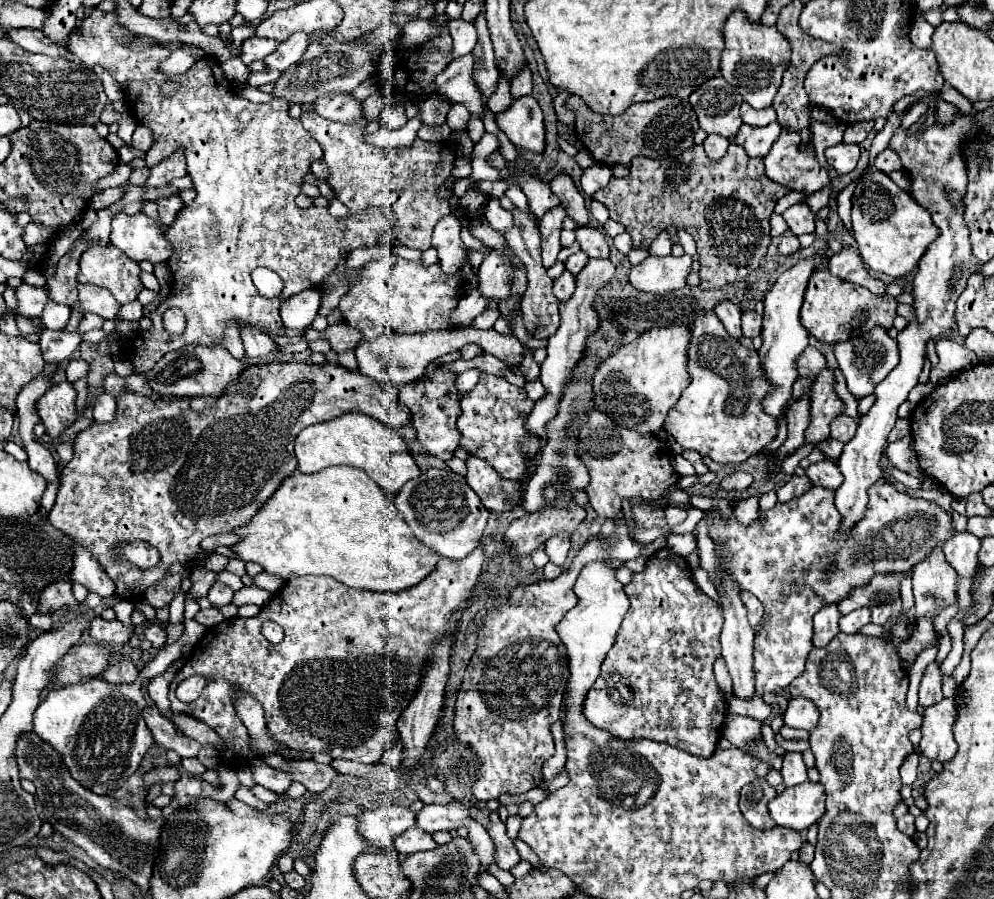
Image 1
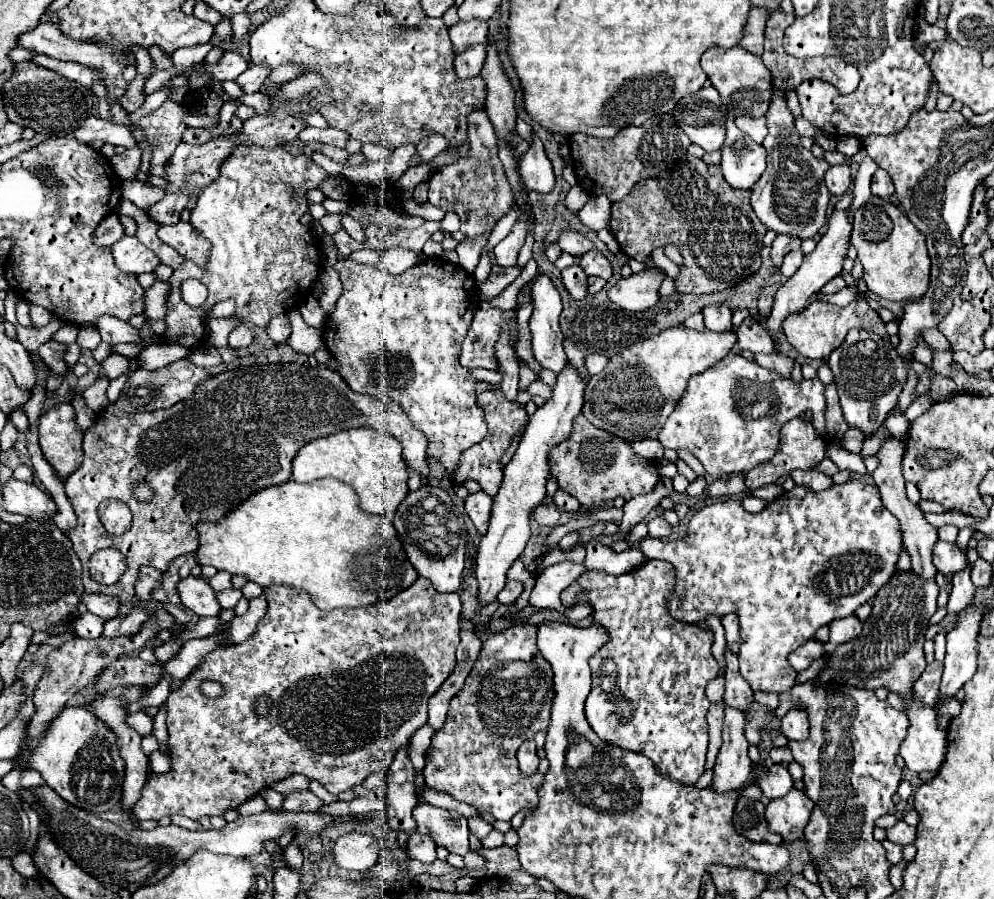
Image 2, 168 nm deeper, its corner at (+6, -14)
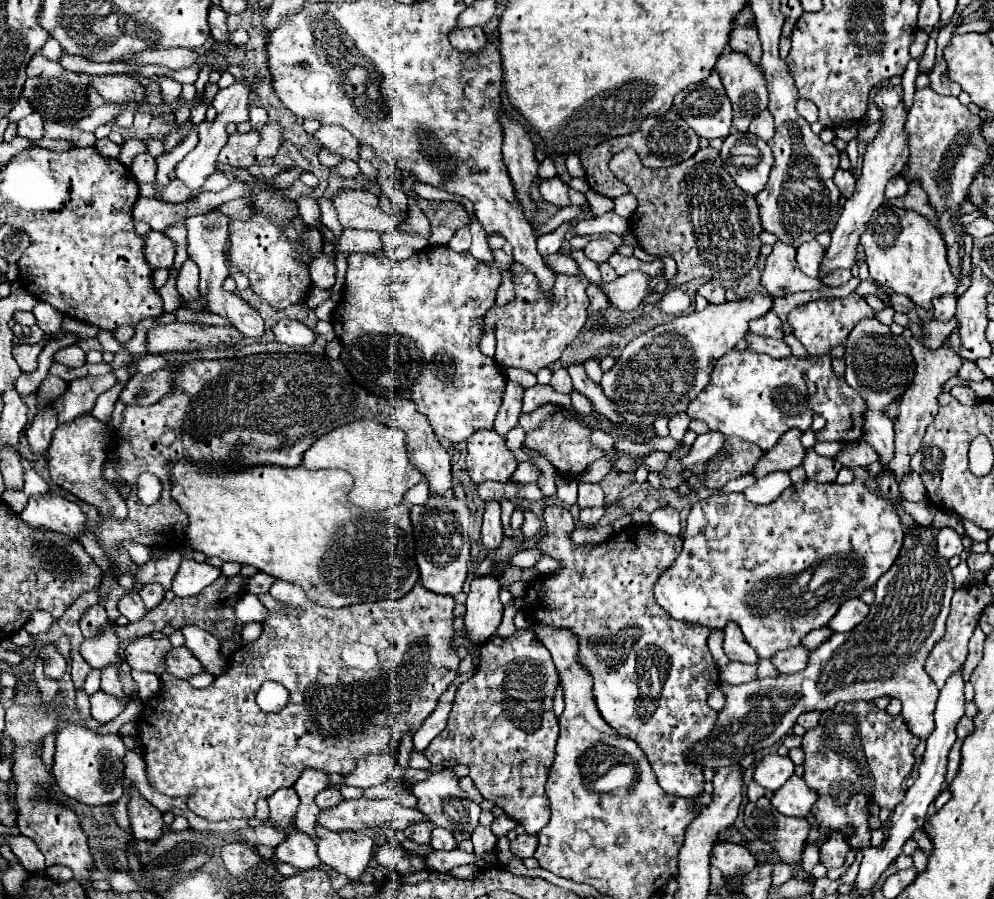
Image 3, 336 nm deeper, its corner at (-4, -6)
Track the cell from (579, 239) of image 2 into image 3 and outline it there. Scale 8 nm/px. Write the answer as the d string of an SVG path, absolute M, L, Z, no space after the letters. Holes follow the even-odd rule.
M588 242L584 252L590 260L594 260L596 264L602 264L616 252L616 246L612 242Z

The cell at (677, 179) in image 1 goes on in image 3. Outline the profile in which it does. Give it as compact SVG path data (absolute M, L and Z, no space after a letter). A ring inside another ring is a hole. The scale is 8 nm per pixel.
M710 146L700 148L690 160L684 160L682 164L676 164L670 168L658 168L658 170L642 166L636 152L626 148L614 154L608 166L612 174L618 180L622 180L630 188L630 192L638 198L638 208L628 218L628 224L638 244L642 246L642 250L652 256L672 256L676 260L678 276L670 282L670 288L680 286L694 278L736 280L754 268L760 254L760 246L762 246L758 238L758 234L762 232L758 224L758 204L752 196L738 192L738 186L734 184L734 180L730 180L728 172L722 168L722 162L718 160L718 152L714 148Z

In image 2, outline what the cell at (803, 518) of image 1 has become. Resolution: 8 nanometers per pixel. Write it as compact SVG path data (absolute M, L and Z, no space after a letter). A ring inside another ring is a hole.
M854 478L854 480L850 480L846 484L840 484L840 486L834 484L830 490L824 490L824 492L812 492L812 490L806 490L806 488L796 486L794 490L784 492L780 498L776 498L774 502L770 502L760 514L746 512L742 508L742 502L740 500L726 500L726 502L716 502L716 504L704 506L702 510L698 510L690 518L688 534L682 540L664 542L664 540L656 540L656 538L644 538L642 540L642 552L646 554L646 558L660 558L660 560L670 562L676 568L676 592L672 594L670 608L672 608L672 616L676 616L678 620L684 620L684 622L694 624L698 620L704 620L708 614L718 614L718 616L724 616L724 614L730 614L730 612L738 614L738 618L740 618L740 636L742 636L740 674L752 686L754 692L780 694L780 692L790 690L794 686L794 682L796 682L796 676L798 676L798 672L788 664L788 654L794 652L796 648L800 648L802 644L806 644L820 626L830 624L834 620L840 620L844 616L854 614L862 604L870 602L884 584L888 584L888 580L896 572L896 564L898 564L898 558L900 558L900 552L902 552L902 532L900 532L900 524L898 524L896 516L892 516L892 512L888 512L884 508L882 498L880 498L880 490L876 486L864 484L864 482L860 482L860 480ZM832 562L834 562L834 594L828 594L828 592L820 590L820 586L816 584L816 578L820 574L824 574L826 568Z

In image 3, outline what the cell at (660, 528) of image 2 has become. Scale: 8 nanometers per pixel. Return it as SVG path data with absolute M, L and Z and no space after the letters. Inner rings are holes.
M662 506L662 508L654 510L650 514L650 522L652 522L652 526L660 528L666 534L676 536L680 532L680 516L678 516L678 510L674 510L670 506Z

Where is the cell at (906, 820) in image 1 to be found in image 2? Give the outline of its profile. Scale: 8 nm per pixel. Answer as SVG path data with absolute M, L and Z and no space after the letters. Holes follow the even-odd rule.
M882 840L884 842L884 848L886 848L886 852L888 852L888 860L892 862L892 864L898 864L900 860L902 860L902 856L904 856L904 846L900 846L900 844L896 844L896 842L892 842L892 840Z

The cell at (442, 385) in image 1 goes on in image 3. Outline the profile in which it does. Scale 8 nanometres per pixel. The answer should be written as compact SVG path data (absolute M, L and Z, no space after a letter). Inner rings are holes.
M428 246L406 260L376 258L372 254L348 256L342 300L332 314L334 332L342 342L340 362L358 384L364 384L366 392L412 400L418 412L428 416L434 434L440 438L460 442L480 428L492 430L506 390L506 378L496 362L478 350L478 342L484 330L484 314L496 302L502 274L512 264L514 258L502 250L496 250L494 262L488 264L476 260L470 252L454 252L448 246Z

